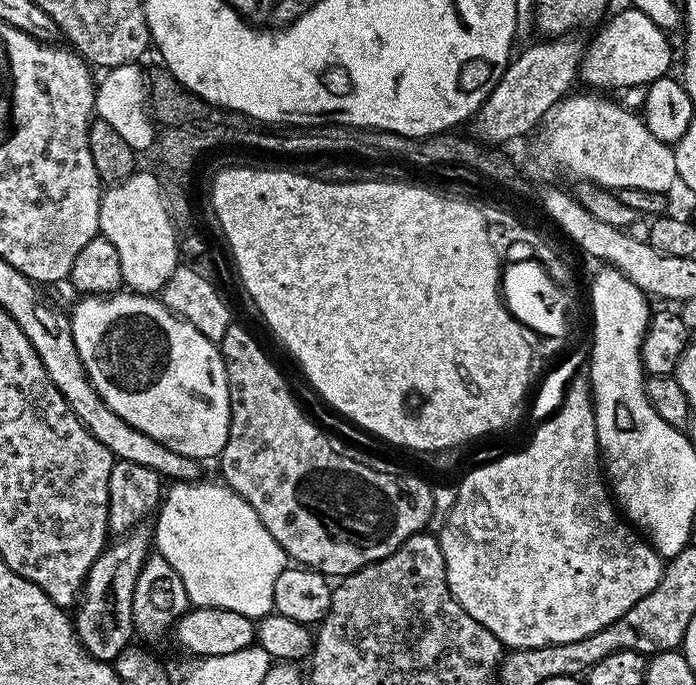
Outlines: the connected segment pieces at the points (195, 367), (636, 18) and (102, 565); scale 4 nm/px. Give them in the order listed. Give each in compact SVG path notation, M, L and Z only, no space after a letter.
M121 290L109 297L84 296L76 309L71 309L74 346L82 358L88 380L98 390L102 402L114 410L120 418L130 422L134 430L142 430L170 446L186 458L201 462L219 457L226 446L230 430L230 390L226 378L226 366L222 362L217 341L206 338L190 322L176 316L165 306L163 299L152 294Z
M626 6L626 9L611 16L600 26L600 32L593 38L590 46L585 47L580 60L579 81L586 83L592 90L620 90L634 86L645 87L656 80L663 79L672 64L672 46L667 38L669 36L665 29L643 14L637 8Z
M144 526L134 528L130 532L123 533L119 538L113 539L100 553L100 557L92 563L88 577L84 579L82 595L74 608L74 627L76 637L80 639L88 655L93 656L95 660L115 661L116 655L122 649L129 647L131 640L128 639L134 636L131 600L134 598L136 579L144 566L144 561L150 555L150 532L146 529L147 527Z

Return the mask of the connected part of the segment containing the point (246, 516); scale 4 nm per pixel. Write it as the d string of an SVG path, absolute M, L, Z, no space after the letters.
M176 482L167 489L158 511L155 513L154 548L170 566L178 572L185 583L186 594L191 603L198 608L221 608L240 613L253 620L269 615L273 611L274 582L286 566L282 546L262 526L258 514L237 492L223 483Z

